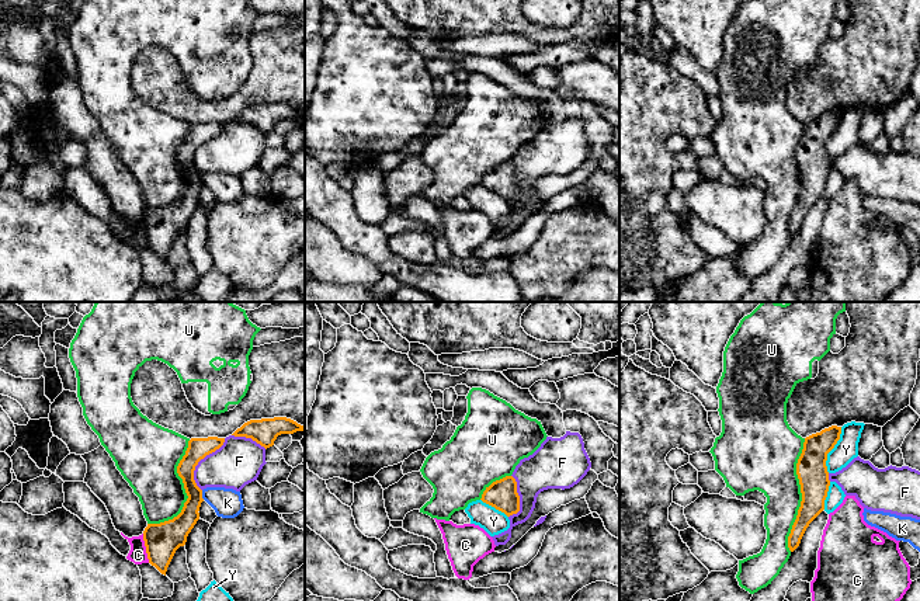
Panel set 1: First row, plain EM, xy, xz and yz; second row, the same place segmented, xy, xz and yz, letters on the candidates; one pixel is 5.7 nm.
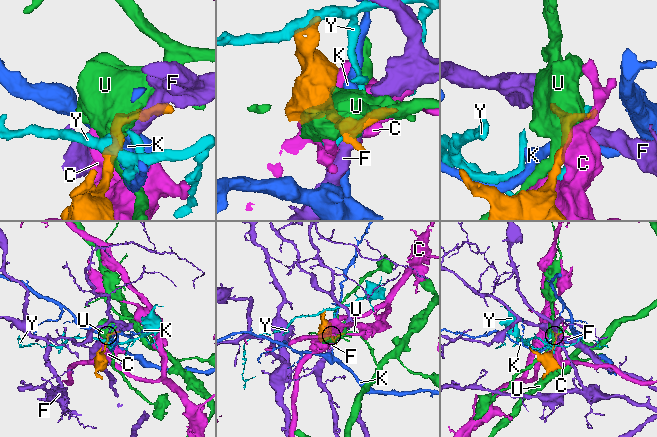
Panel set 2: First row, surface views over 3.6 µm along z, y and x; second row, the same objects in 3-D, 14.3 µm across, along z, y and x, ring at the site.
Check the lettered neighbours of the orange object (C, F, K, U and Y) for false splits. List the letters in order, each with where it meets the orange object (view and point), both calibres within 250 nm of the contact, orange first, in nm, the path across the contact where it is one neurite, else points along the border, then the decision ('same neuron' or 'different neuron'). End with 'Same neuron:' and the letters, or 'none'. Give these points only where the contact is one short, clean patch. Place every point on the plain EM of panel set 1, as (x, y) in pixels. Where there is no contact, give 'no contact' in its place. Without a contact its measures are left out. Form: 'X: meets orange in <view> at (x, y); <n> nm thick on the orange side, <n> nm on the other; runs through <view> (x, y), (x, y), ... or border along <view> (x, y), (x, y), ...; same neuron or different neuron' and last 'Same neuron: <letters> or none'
C: meets orange in xy at (146, 233); 200 nm thick on the orange side, 100 nm on the other; different neuron
F: meets orange in xy at (198, 146); 120 nm thick on the orange side, 280 nm on the other; different neuron
K: meets orange in xy at (201, 180); 140 nm thick on the orange side, 170 nm on the other; border along xy (201, 176), (204, 184); different neuron
U: meets orange in yz at (802, 180); 180 nm thick on the orange side, 300 nm on the other; different neuron
Y: meets orange in yz at (832, 134); 180 nm thick on the orange side, 140 nm on the other; different neuron
Same neuron: none

